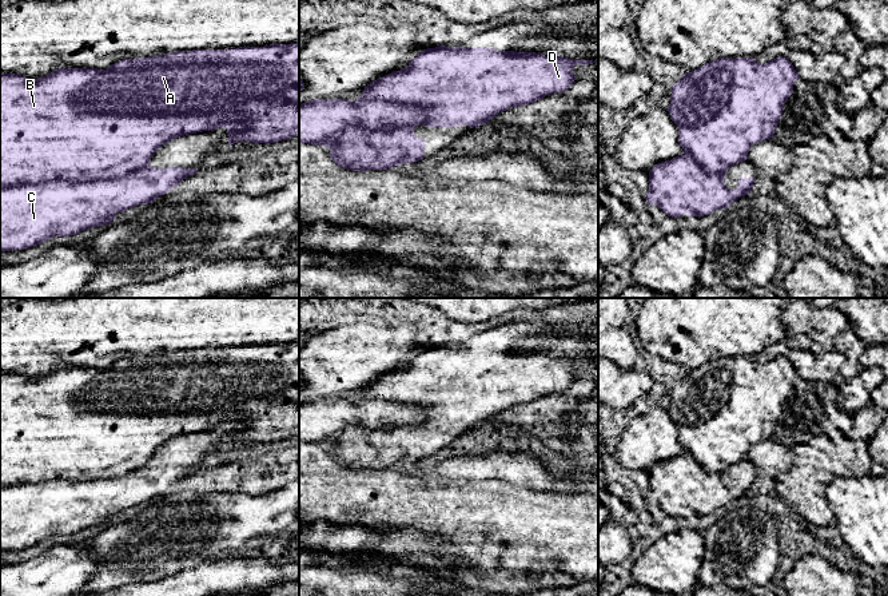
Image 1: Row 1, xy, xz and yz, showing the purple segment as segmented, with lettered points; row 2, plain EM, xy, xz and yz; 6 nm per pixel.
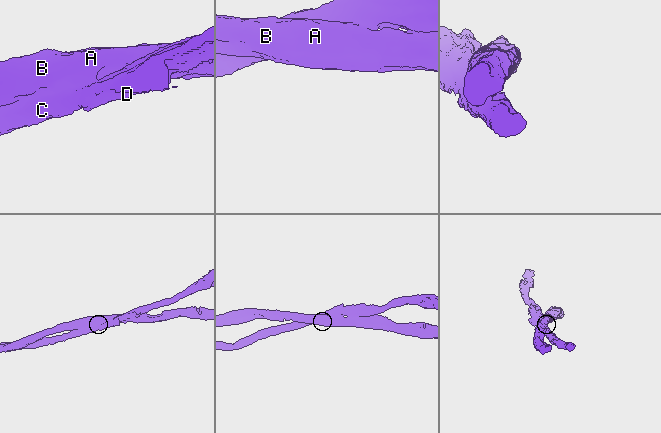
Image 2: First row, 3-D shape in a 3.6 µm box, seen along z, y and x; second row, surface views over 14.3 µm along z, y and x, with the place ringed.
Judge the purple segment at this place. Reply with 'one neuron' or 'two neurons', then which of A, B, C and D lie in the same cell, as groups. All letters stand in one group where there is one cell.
two neurons | A B / C D

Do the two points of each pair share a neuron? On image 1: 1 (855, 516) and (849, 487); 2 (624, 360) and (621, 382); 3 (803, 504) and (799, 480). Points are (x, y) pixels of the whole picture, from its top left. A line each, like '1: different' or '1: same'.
1: same
2: different
3: same

